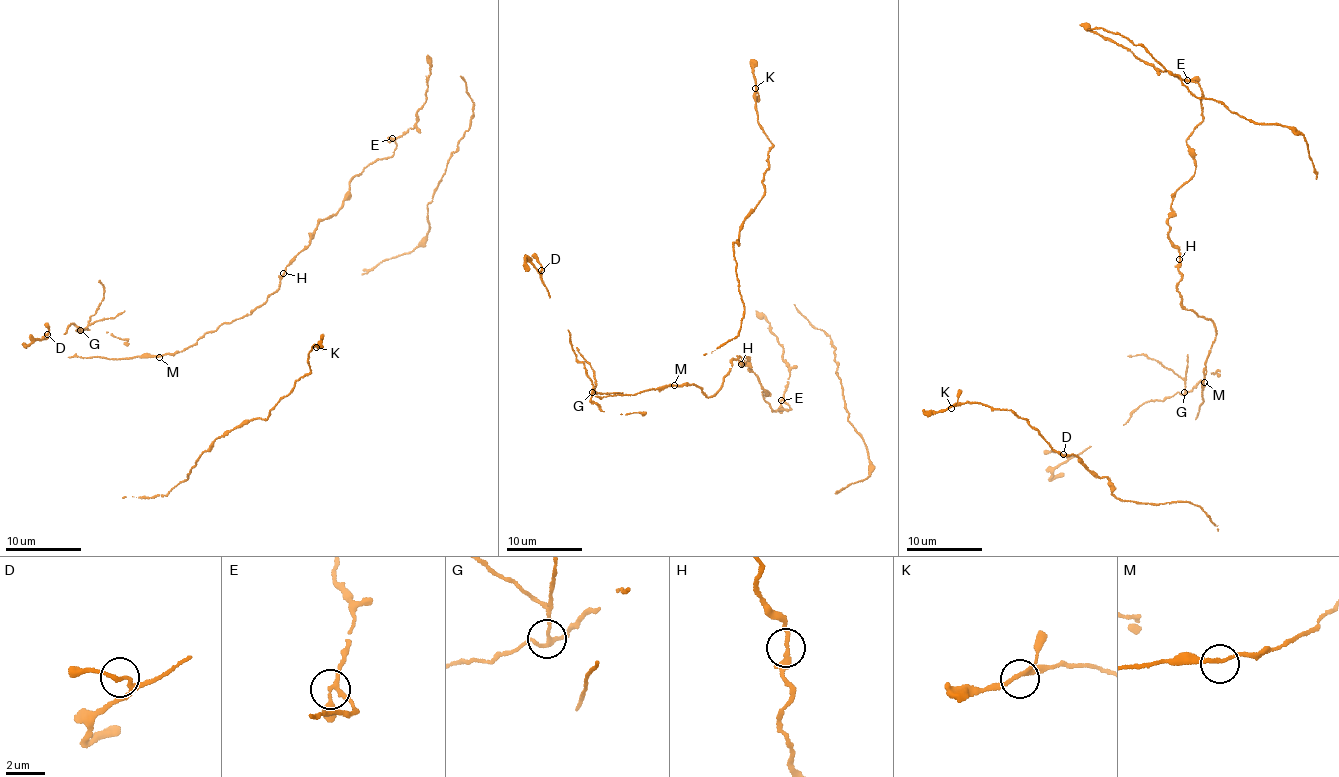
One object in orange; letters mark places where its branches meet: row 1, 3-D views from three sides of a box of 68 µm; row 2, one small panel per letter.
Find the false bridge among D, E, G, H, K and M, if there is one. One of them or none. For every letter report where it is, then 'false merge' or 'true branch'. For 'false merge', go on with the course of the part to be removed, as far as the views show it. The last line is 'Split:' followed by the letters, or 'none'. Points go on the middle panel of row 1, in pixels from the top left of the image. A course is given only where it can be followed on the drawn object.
D: at (541, 270); true branch
E: at (781, 400); true branch
G: at (592, 392); false merge; foreign part runs (593, 391), (596, 392), (592, 370), (576, 347)
H: at (741, 364); true branch
K: at (755, 88); true branch
M: at (674, 385); true branch
Split: G

